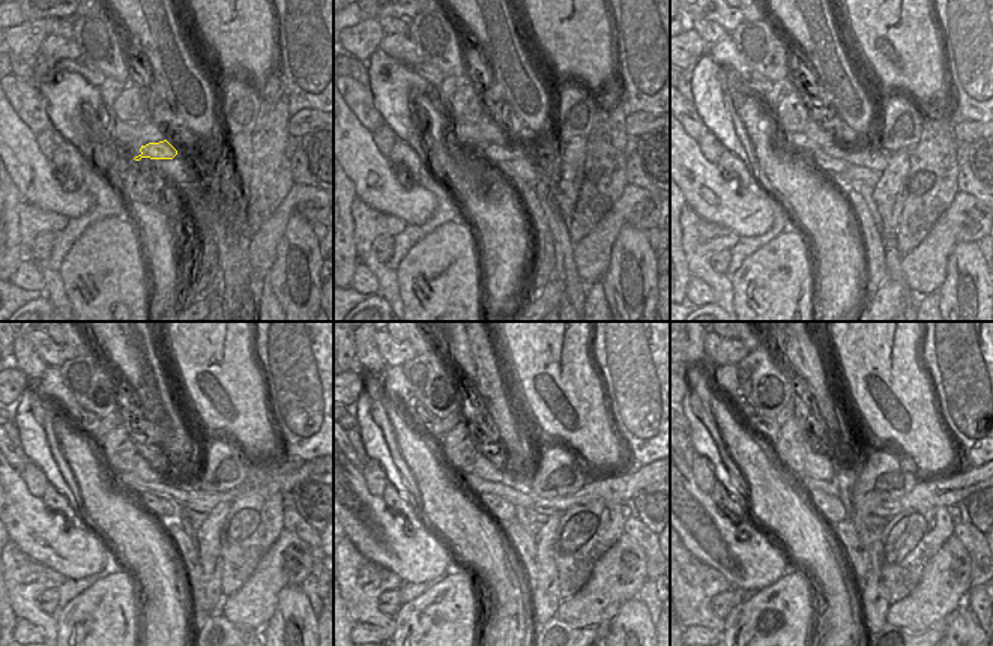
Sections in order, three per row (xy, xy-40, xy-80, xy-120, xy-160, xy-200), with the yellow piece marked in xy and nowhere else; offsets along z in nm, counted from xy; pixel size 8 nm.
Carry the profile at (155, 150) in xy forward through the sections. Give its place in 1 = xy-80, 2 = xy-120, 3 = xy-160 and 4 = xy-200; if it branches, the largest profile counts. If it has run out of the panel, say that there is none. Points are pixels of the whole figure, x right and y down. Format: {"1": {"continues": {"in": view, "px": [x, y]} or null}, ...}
{"1": {"continues": {"in": "xy-80", "px": [823, 163]}}, "2": {"continues": {"in": "xy-120", "px": [161, 508]}}, "3": {"continues": {"in": "xy-160", "px": [502, 511]}}, "4": {"continues": {"in": "xy-200", "px": [830, 507]}}}

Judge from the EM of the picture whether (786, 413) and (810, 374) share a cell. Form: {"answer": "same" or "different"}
{"answer": "different"}

